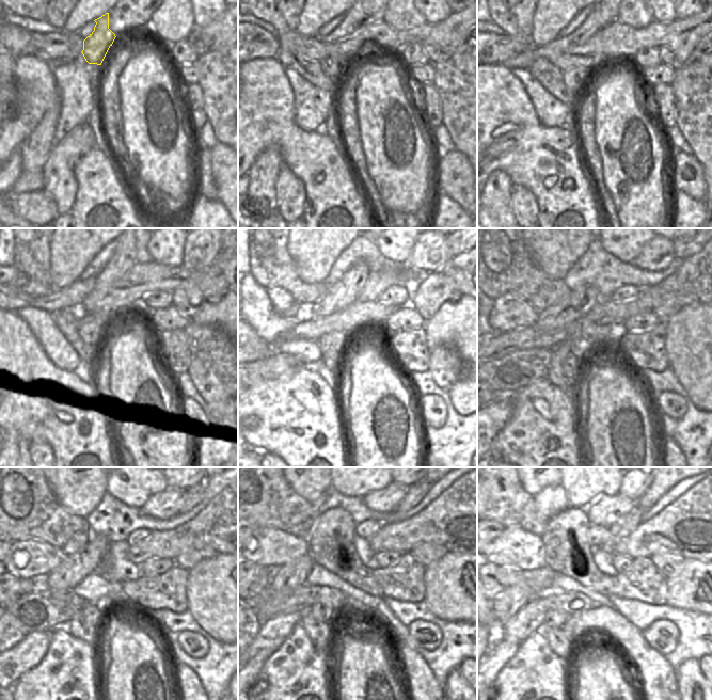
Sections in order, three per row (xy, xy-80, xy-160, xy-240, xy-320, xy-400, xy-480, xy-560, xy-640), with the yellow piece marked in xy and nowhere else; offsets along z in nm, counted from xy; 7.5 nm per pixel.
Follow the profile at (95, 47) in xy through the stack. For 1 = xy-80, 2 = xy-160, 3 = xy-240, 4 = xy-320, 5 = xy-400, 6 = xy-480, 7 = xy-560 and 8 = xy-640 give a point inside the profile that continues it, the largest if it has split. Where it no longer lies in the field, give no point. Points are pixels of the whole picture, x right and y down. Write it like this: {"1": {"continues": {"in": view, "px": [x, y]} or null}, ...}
{"1": {"continues": {"in": "xy-80", "px": [333, 66]}}, "2": {"continues": {"in": "xy-160", "px": [573, 78]}}, "3": {"continues": {"in": "xy-240", "px": [90, 329]}}, "4": {"continues": {"in": "xy-320", "px": [332, 345]}}, "5": {"continues": {"in": "xy-400", "px": [559, 353]}}, "6": {"continues": {"in": "xy-480", "px": [77, 626]}}, "7": {"continues": {"in": "xy-560", "px": [319, 633]}}, "8": {"continues": {"in": "xy-640", "px": [556, 638]}}}

